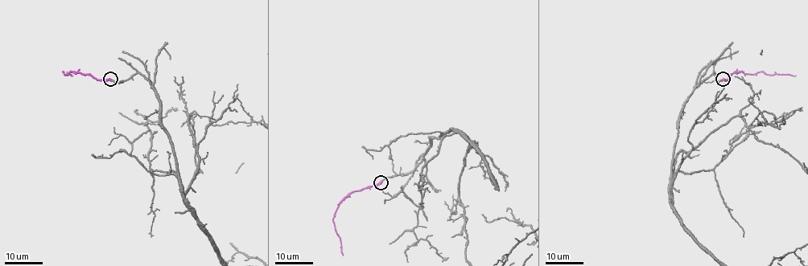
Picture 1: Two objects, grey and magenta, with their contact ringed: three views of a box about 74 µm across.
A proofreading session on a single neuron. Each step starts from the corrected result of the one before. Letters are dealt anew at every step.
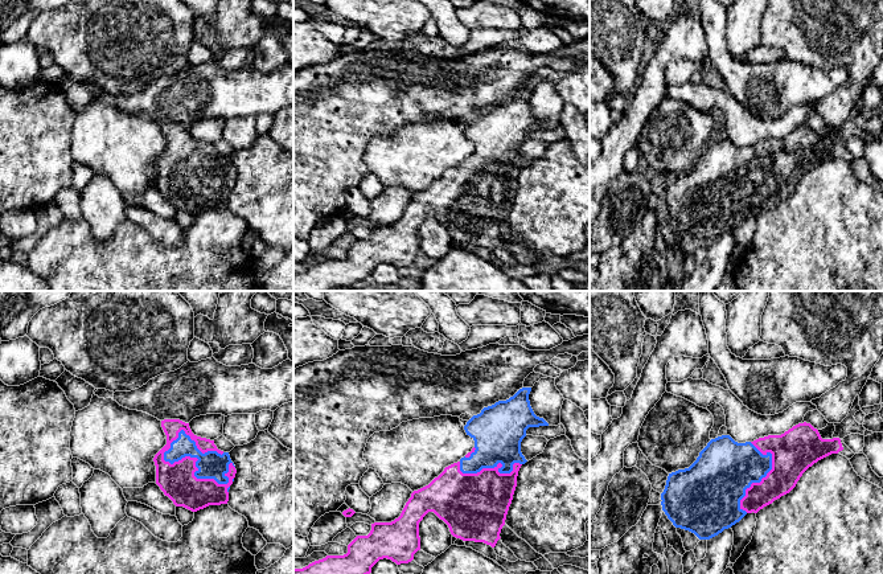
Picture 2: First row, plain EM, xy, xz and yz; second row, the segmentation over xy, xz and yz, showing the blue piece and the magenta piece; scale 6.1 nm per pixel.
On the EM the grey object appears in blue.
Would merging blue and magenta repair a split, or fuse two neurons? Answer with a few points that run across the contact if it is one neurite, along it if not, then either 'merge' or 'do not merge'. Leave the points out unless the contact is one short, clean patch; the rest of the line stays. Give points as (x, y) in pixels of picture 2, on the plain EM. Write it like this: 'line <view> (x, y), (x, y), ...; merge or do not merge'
merge

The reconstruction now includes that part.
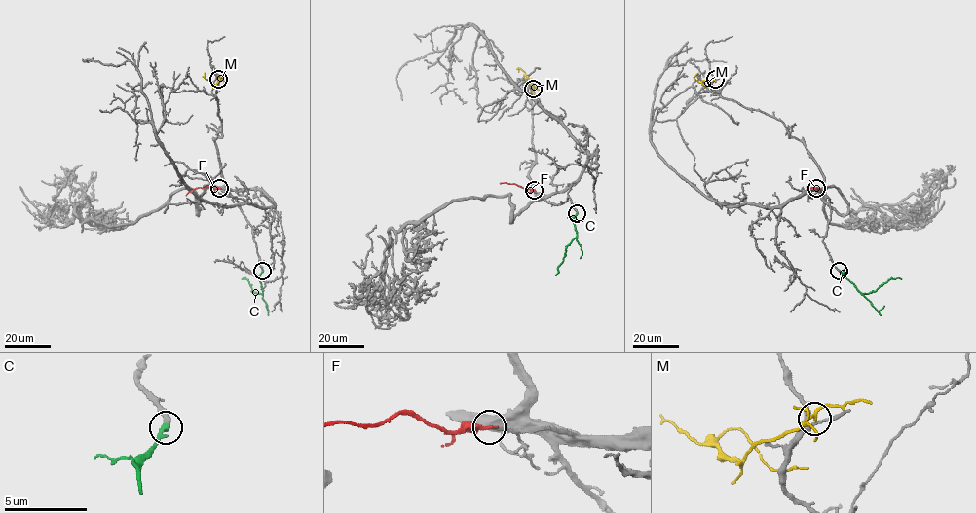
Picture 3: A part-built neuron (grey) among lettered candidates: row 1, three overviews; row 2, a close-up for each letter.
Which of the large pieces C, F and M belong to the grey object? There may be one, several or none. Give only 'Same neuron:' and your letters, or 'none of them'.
Same neuron: C

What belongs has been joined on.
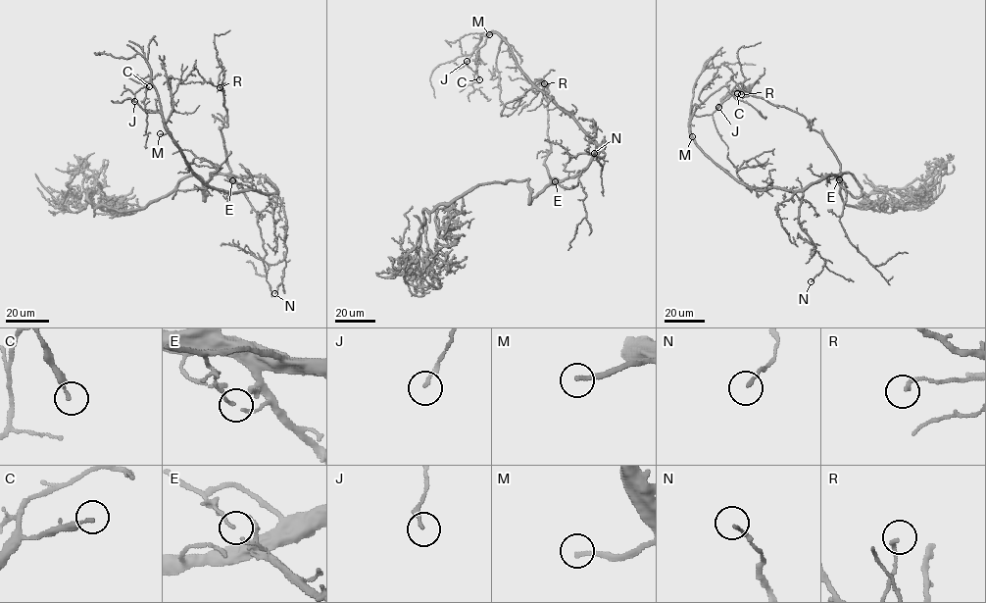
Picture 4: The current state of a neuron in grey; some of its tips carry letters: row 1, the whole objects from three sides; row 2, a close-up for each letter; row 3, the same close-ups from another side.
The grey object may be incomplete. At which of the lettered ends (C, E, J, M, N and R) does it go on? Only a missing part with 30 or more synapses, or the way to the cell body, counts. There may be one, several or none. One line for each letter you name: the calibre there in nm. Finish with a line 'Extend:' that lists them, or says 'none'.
M: Thickness 190 nm
Extend: M

